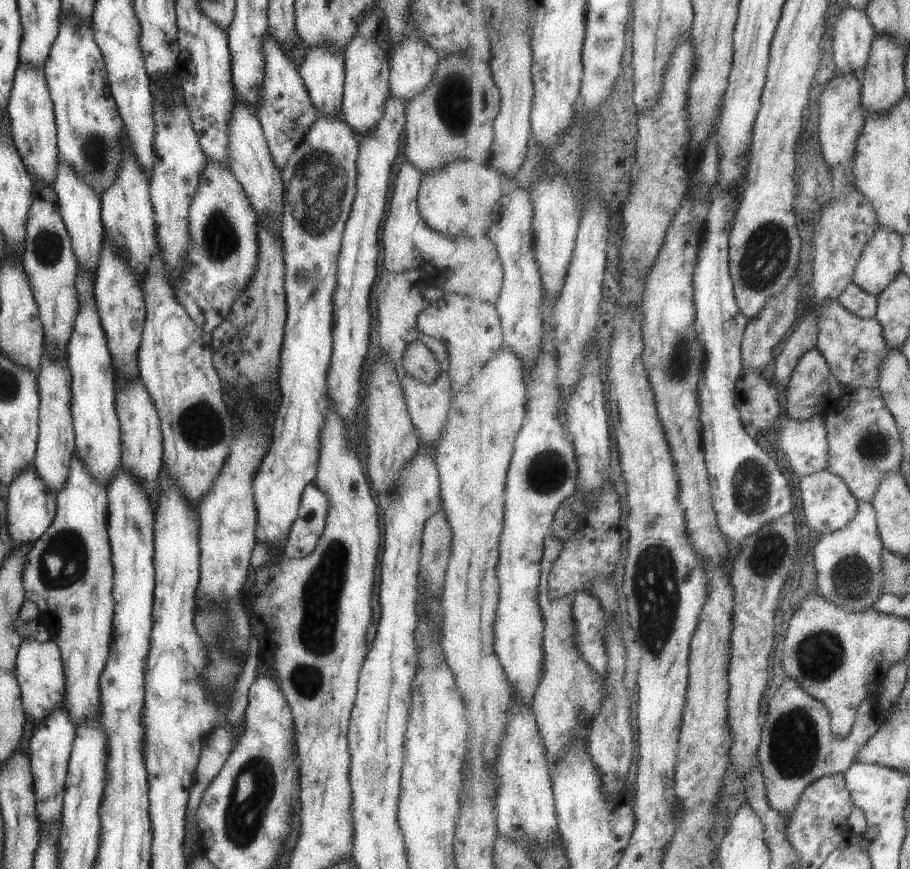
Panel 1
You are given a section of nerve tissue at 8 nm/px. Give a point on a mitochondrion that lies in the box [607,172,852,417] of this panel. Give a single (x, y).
(768, 252)

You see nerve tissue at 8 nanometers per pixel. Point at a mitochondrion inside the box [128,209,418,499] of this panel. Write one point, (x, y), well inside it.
(201, 427)

